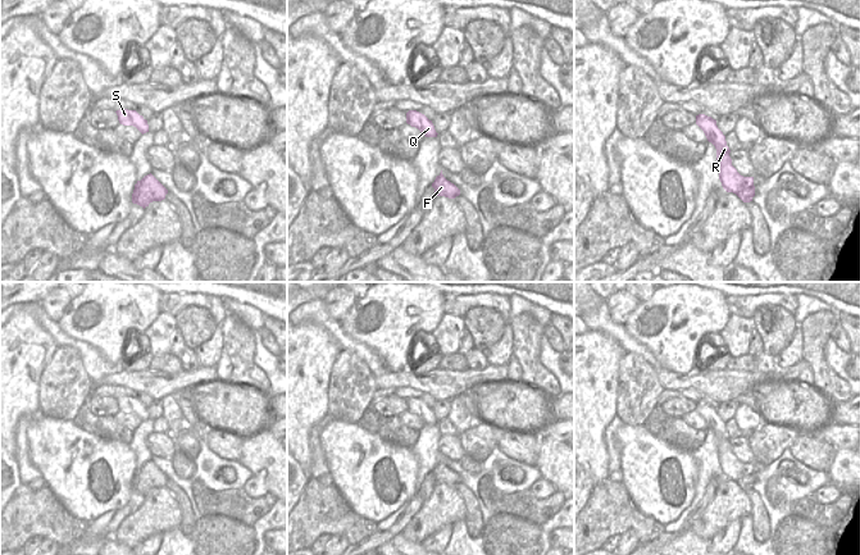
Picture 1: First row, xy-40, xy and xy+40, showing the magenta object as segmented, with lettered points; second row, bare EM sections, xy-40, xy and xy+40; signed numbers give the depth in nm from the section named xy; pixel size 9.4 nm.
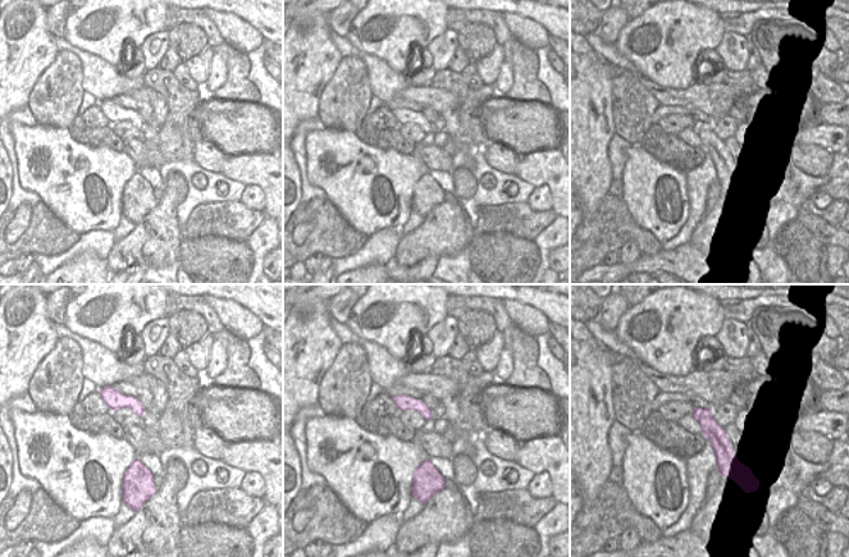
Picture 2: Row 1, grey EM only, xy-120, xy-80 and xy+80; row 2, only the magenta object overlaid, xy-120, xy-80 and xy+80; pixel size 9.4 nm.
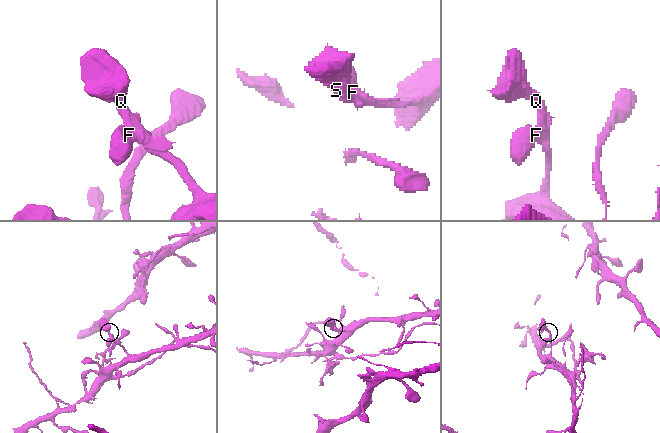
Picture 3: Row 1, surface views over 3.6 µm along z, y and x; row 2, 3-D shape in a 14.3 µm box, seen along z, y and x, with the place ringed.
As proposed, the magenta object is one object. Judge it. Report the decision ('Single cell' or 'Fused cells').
Fused cells.

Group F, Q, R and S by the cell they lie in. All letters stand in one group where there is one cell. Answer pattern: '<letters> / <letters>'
F / Q R S

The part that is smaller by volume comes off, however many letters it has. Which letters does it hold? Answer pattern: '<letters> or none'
F

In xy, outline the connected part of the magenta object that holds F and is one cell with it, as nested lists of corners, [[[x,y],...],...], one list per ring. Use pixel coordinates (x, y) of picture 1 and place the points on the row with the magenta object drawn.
[[[443,174],[436,177],[432,187],[434,188],[436,196],[455,199],[460,195],[460,190],[454,183],[447,181]]]

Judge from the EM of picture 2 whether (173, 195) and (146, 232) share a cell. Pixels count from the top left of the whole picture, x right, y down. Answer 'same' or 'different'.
same

